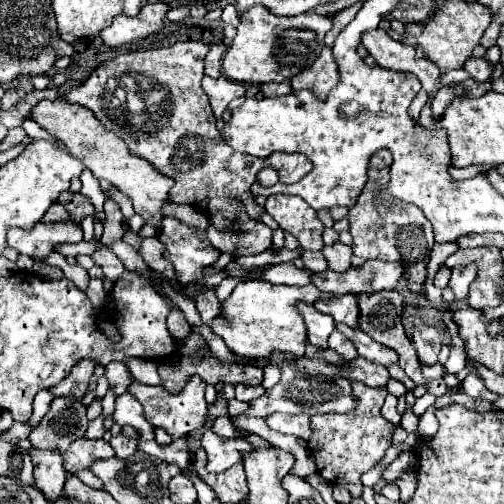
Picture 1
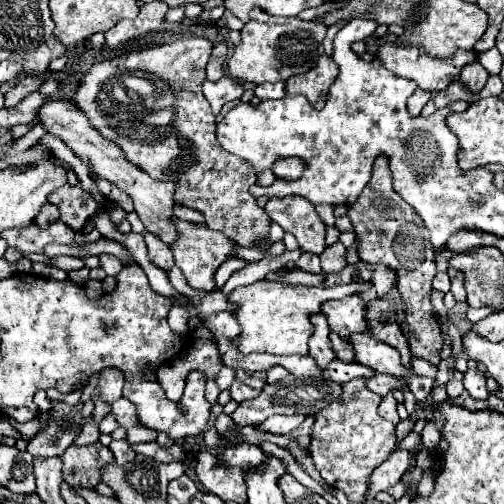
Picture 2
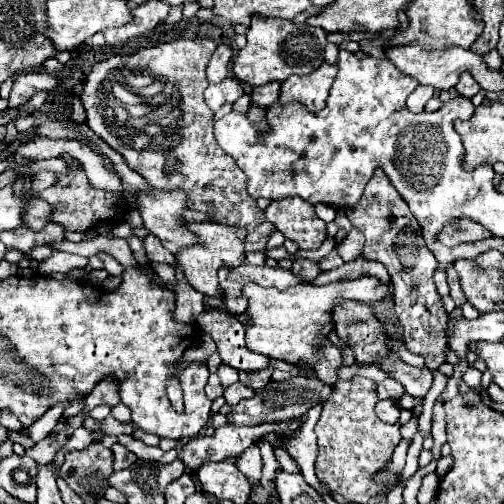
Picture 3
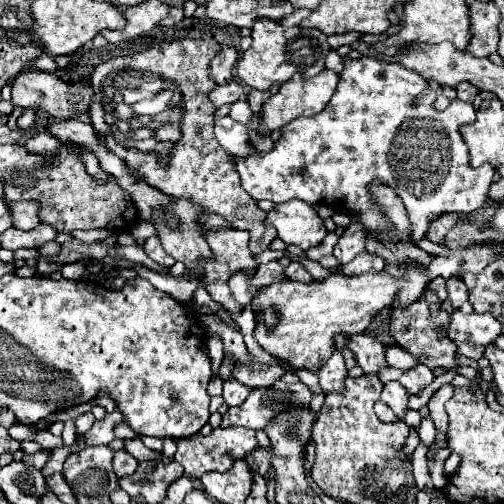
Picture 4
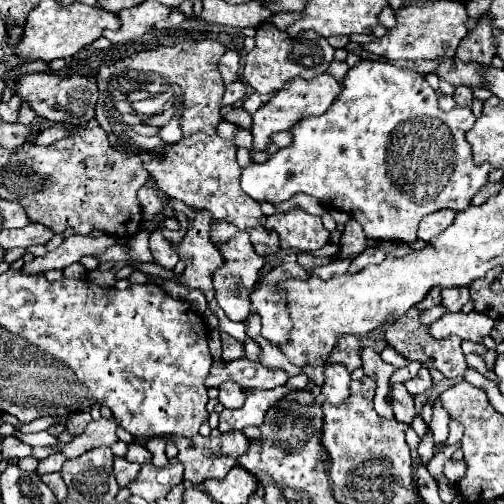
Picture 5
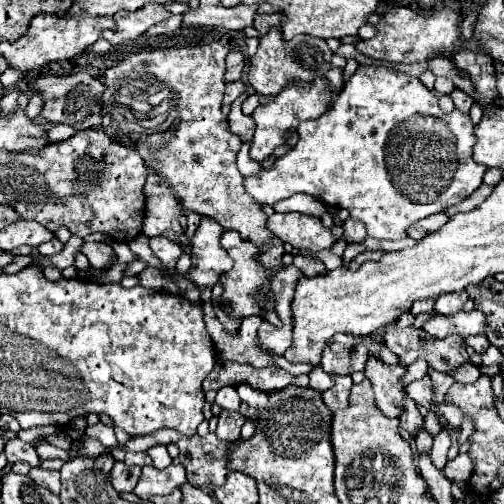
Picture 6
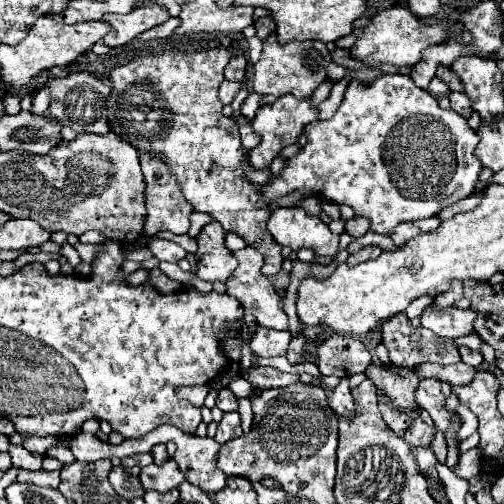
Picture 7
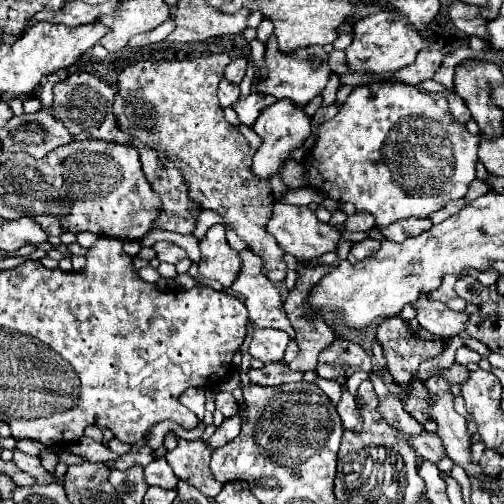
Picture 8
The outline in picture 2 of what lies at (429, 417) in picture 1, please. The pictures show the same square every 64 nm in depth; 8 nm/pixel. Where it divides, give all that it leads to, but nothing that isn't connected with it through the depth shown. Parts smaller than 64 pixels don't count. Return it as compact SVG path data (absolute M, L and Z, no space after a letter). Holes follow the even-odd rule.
M434 411L430 412L430 419L421 433L423 445L427 448L436 448L440 442L440 434L432 420L433 413Z

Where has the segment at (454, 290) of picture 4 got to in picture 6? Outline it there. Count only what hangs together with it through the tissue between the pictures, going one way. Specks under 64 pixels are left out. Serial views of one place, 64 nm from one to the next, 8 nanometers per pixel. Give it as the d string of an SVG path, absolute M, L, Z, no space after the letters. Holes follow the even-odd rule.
M448 292L444 296L438 296L434 310L438 314L452 314L452 312L462 310L462 306L464 306L466 300L468 300L468 296L464 292Z

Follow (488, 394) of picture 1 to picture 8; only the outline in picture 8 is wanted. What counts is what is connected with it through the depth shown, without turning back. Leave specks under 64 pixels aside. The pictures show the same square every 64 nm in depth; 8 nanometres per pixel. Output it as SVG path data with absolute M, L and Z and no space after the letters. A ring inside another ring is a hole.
M392 316L392 318L382 320L382 324L378 326L378 342L382 344L386 360L388 360L386 370L396 380L396 384L408 384L408 380L414 378L414 374L422 362L426 362L434 356L440 356L446 350L446 342L440 336L430 334L424 328L412 330L410 324L404 322L400 316Z

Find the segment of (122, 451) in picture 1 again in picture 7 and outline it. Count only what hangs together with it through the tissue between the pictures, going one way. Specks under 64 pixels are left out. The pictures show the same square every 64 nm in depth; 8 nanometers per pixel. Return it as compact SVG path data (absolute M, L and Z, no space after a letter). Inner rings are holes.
M114 466L108 480L114 486L114 490L126 498L132 500L136 496L144 496L142 486L140 486L140 468L124 468L124 466Z

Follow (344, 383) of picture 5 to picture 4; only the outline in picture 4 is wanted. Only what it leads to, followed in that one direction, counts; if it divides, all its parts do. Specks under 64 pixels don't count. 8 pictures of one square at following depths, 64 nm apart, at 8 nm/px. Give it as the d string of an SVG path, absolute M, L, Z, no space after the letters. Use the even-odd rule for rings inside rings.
M334 350L334 354L330 356L330 360L316 372L318 378L320 378L320 388L324 390L324 394L330 394L330 392L340 392L344 386L342 386L342 380L346 378L348 370L344 366L344 358L338 350Z

